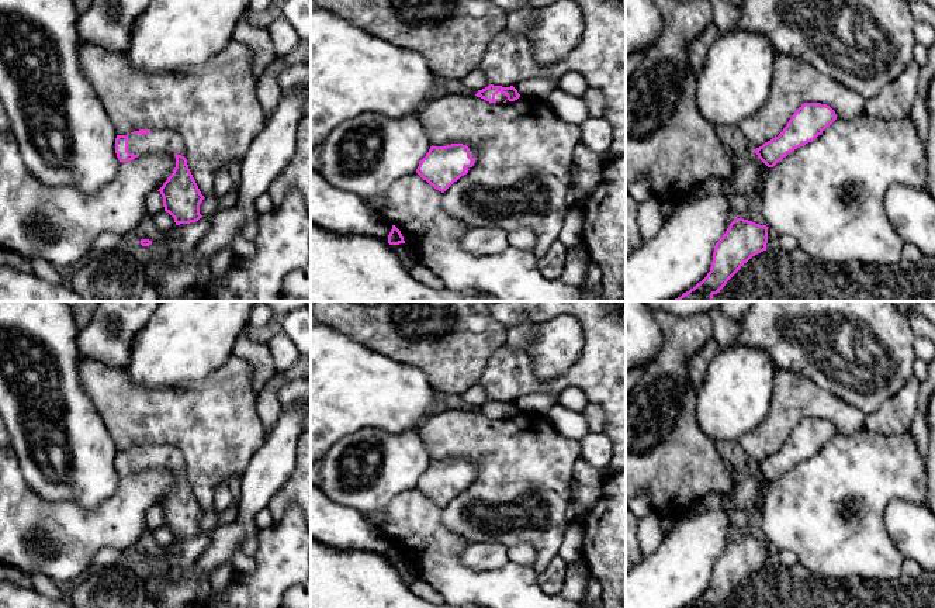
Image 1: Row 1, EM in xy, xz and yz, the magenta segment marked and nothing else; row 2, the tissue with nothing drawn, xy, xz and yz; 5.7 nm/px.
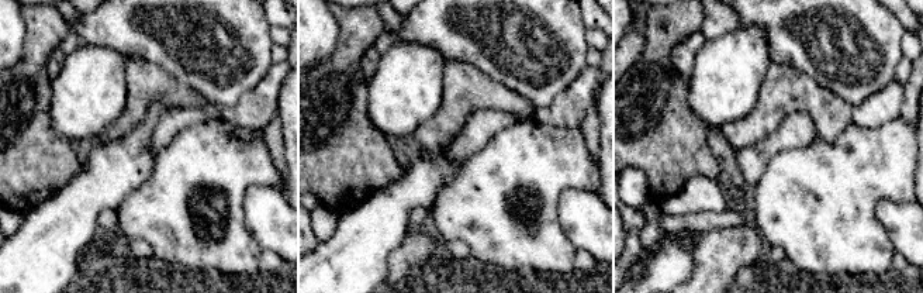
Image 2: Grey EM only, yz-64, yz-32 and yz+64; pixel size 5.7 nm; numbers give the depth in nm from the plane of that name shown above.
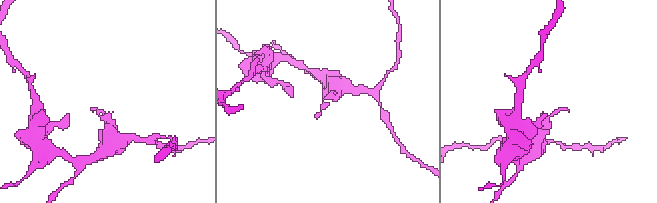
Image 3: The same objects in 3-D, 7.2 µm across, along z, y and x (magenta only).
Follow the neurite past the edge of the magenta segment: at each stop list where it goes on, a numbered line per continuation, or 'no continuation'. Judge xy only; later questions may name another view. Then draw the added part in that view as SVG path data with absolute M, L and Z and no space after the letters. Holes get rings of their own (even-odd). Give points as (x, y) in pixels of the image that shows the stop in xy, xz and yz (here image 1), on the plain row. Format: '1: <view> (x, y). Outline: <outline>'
1: xy (159, 455). Outline: M155 443L149 449L129 449L128 467L132 470L169 467L186 473L186 460L176 446Z

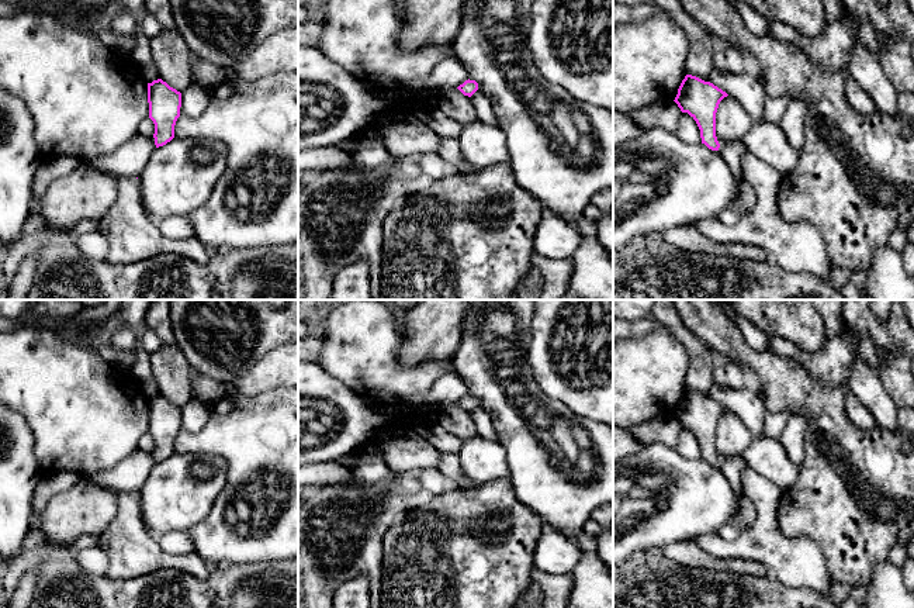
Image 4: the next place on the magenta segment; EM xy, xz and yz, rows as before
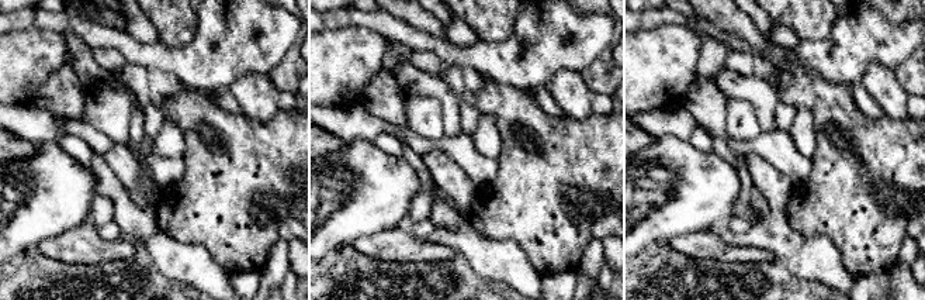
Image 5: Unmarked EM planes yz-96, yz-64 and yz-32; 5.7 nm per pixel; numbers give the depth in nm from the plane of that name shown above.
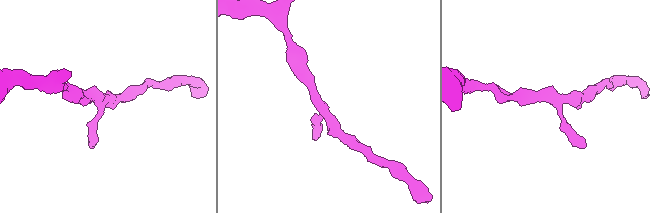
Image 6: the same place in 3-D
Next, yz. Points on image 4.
no continuation

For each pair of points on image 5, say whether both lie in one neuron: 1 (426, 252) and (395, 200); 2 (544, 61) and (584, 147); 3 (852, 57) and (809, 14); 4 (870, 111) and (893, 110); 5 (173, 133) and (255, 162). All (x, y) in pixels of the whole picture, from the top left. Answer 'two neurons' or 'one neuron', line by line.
1: two neurons
2: two neurons
3: two neurons
4: two neurons
5: two neurons

